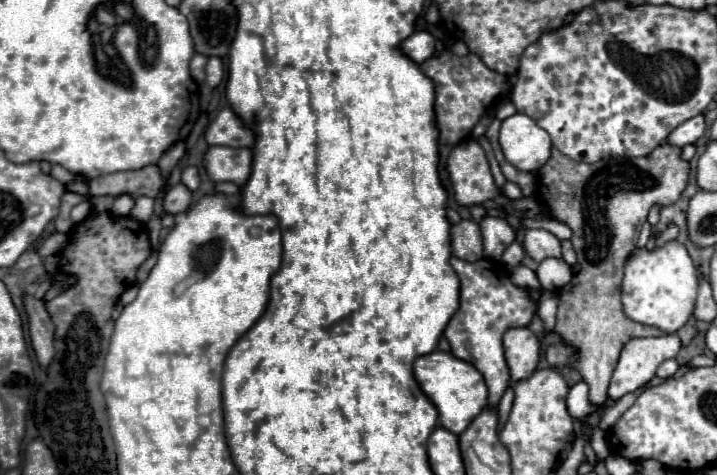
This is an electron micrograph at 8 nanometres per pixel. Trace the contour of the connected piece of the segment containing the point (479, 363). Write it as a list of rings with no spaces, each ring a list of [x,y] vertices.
[[[451,256],[451,266],[461,280],[461,306],[457,314],[449,320],[445,328],[445,338],[451,344],[453,356],[473,364],[483,374],[489,388],[489,404],[497,406],[505,388],[511,384],[501,338],[507,328],[527,326],[535,316],[535,304],[531,302],[527,290],[515,286],[509,280],[507,268],[499,262],[465,262]]]

